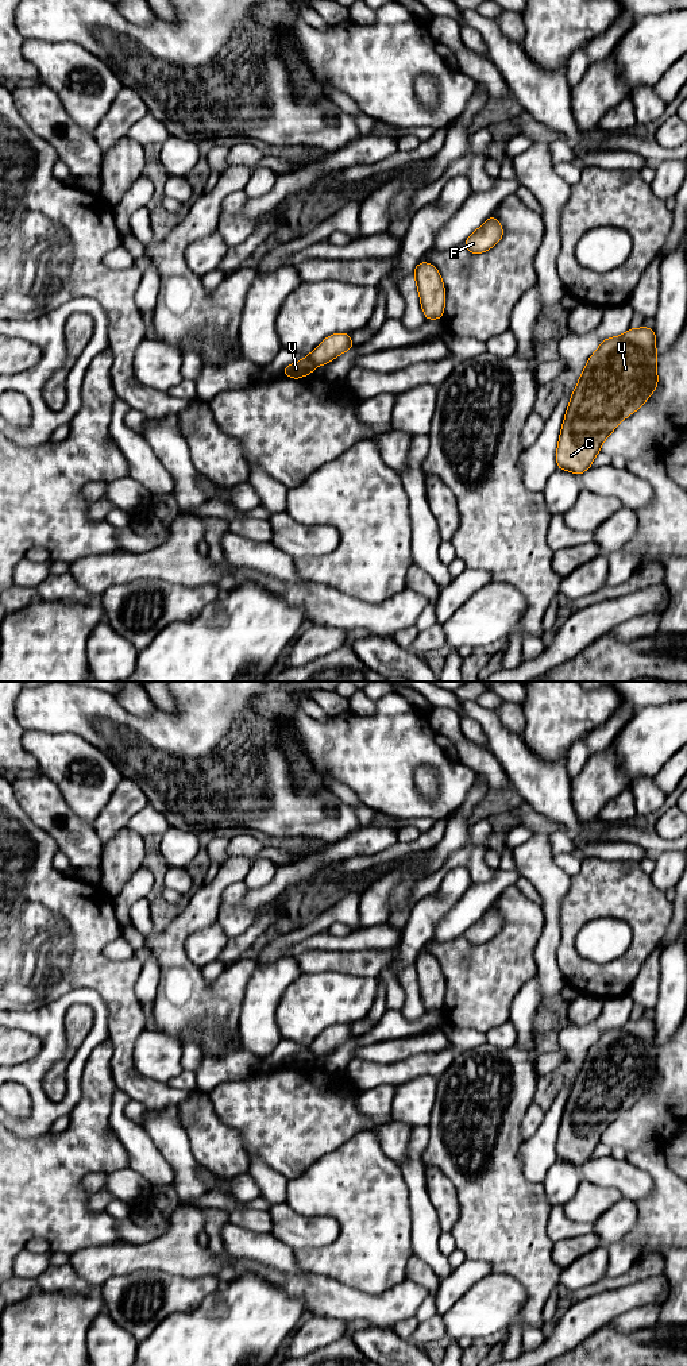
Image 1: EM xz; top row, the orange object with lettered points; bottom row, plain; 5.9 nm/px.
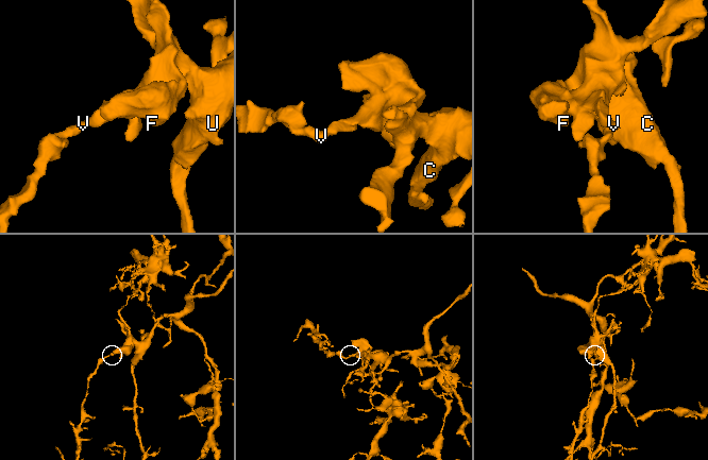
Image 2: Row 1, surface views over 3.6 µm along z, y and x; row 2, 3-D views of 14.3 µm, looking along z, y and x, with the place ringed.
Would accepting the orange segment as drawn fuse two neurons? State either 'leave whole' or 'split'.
split

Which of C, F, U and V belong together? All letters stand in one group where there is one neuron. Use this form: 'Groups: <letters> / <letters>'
Groups: C F U / V

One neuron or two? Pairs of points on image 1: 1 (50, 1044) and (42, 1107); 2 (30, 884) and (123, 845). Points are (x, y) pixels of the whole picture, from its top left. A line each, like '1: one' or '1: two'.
1: one
2: two

